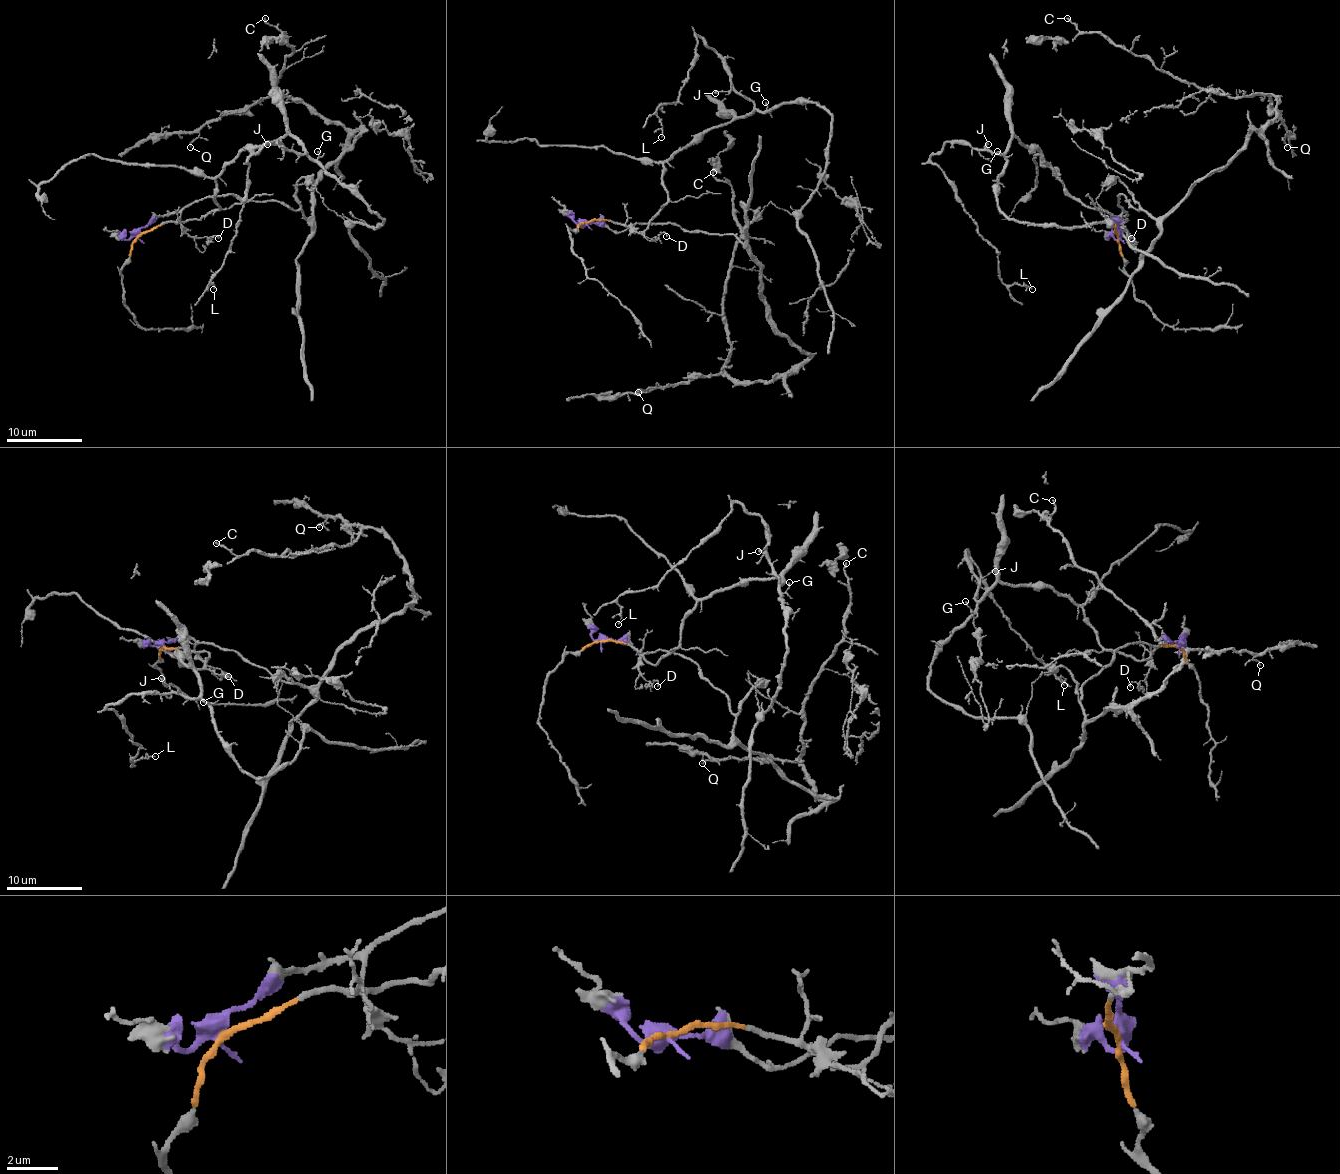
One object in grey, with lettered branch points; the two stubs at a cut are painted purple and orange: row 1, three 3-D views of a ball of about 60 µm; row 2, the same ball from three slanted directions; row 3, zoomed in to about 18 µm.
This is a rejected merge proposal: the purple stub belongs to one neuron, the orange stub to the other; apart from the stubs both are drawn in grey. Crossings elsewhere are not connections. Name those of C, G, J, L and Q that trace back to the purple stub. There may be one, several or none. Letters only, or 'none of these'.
C, Q

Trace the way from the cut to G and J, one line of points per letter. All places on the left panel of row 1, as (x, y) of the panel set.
G: (139, 235), (219, 208), (215, 178), (242, 151), (291, 136), (312, 158), (318, 151)
J: (139, 235), (160, 225), (198, 219), (219, 208), (215, 178), (242, 151), (291, 136), (306, 153), (266, 143)

